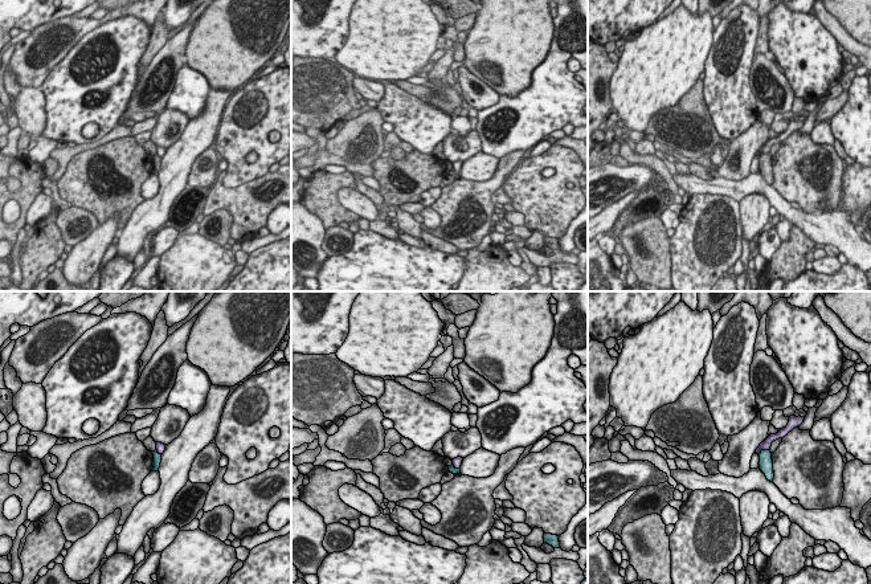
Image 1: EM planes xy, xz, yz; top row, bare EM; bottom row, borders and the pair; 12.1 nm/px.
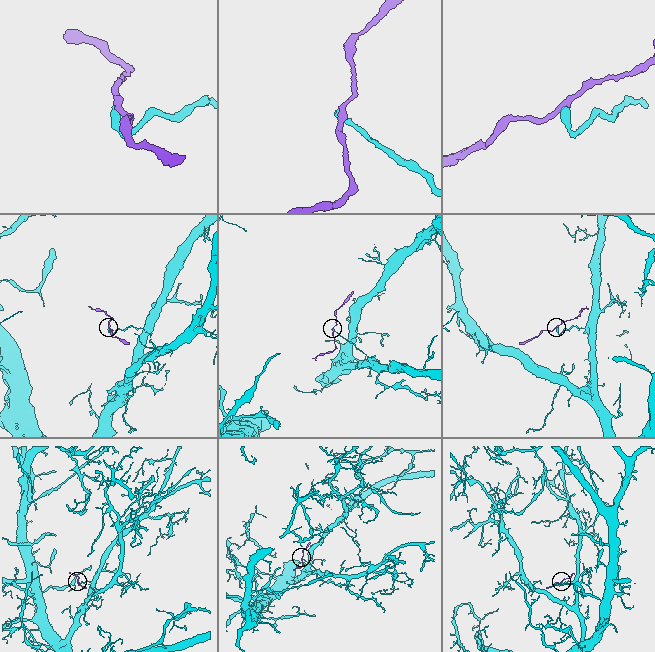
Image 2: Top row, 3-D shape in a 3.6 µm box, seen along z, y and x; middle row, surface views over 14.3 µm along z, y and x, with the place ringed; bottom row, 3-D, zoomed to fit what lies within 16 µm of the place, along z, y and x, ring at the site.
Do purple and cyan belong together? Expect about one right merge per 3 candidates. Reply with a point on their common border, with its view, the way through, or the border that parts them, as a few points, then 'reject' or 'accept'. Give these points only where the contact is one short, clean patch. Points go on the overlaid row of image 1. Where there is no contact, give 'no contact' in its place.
yz (764, 449) | along yz (769, 449), (764, 449), (759, 454) | reject

